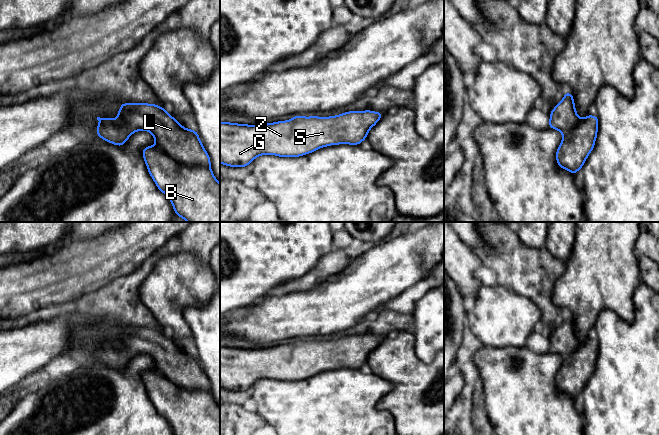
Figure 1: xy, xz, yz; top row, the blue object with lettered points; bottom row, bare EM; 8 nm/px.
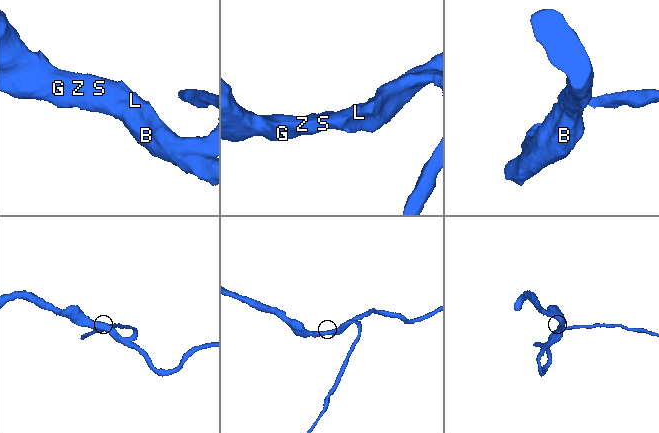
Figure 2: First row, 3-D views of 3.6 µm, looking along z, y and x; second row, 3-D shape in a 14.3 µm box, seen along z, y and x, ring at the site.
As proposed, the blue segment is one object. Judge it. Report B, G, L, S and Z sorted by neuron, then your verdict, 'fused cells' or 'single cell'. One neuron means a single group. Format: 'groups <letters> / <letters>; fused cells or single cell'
groups B G L S Z; single cell

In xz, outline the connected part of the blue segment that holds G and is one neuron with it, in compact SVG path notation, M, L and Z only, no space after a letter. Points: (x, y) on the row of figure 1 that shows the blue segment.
M365 110L330 117L296 115L287 121L259 125L220 122L220 163L229 167L246 167L260 155L300 157L330 145L360 145L383 115L382 112Z

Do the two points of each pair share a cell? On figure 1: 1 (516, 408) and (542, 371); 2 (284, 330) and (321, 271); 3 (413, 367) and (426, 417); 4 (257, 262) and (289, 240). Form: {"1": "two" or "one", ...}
{"1": "one", "2": "two", "3": "one", "4": "one"}

